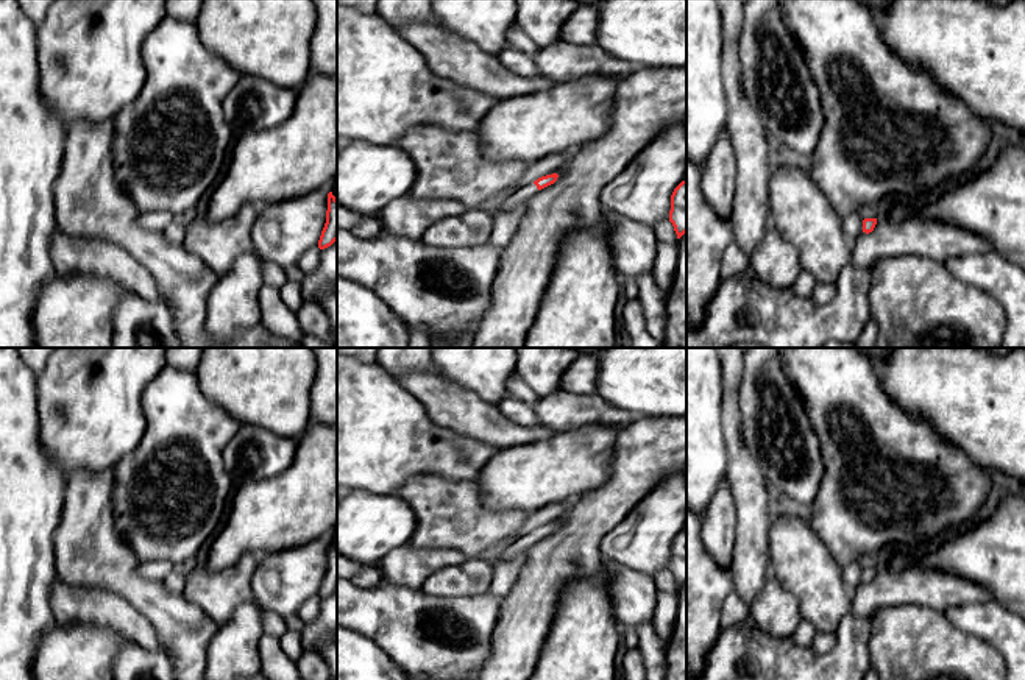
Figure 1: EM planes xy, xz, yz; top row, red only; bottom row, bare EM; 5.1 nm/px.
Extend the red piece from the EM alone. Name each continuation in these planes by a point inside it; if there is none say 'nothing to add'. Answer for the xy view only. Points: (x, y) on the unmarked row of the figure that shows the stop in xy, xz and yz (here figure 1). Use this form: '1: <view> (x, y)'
nothing to add

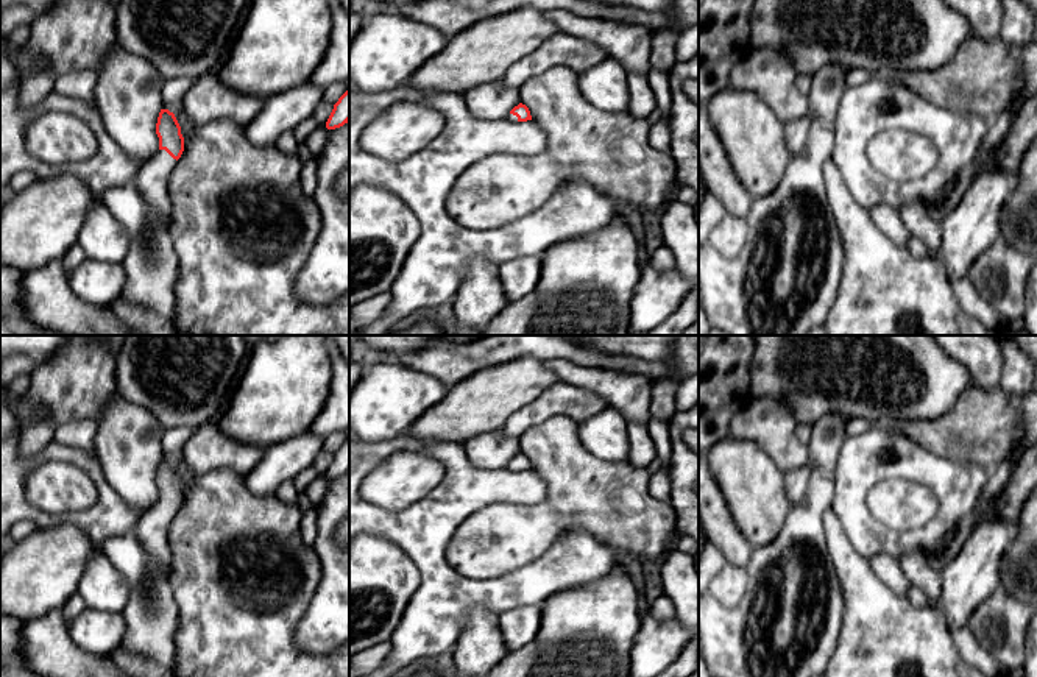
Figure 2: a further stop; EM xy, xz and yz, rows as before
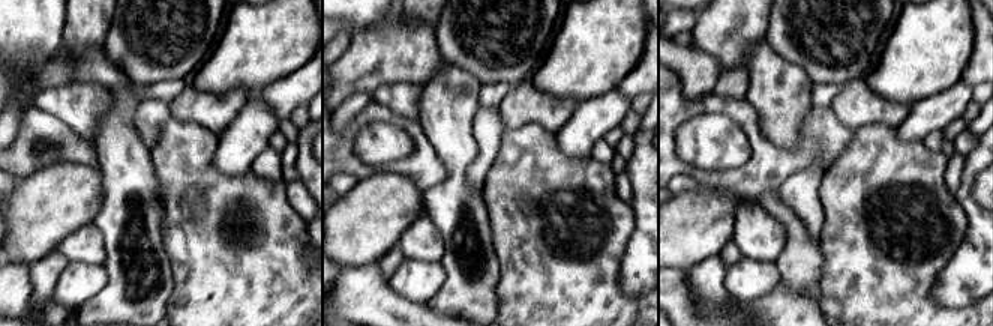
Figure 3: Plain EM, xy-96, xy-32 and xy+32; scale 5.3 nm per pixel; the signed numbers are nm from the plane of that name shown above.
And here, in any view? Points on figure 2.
1: xy (152, 529)

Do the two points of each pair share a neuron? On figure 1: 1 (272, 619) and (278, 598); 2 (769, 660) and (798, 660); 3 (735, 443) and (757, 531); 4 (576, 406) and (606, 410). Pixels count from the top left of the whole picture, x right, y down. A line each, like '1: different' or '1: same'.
1: different
2: same
3: same
4: same

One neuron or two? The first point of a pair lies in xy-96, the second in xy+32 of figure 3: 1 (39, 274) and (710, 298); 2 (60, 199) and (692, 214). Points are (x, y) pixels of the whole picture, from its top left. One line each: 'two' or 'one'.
1: two
2: one

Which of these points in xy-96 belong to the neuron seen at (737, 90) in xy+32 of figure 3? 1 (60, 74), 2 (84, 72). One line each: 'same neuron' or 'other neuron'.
1: other neuron
2: other neuron

